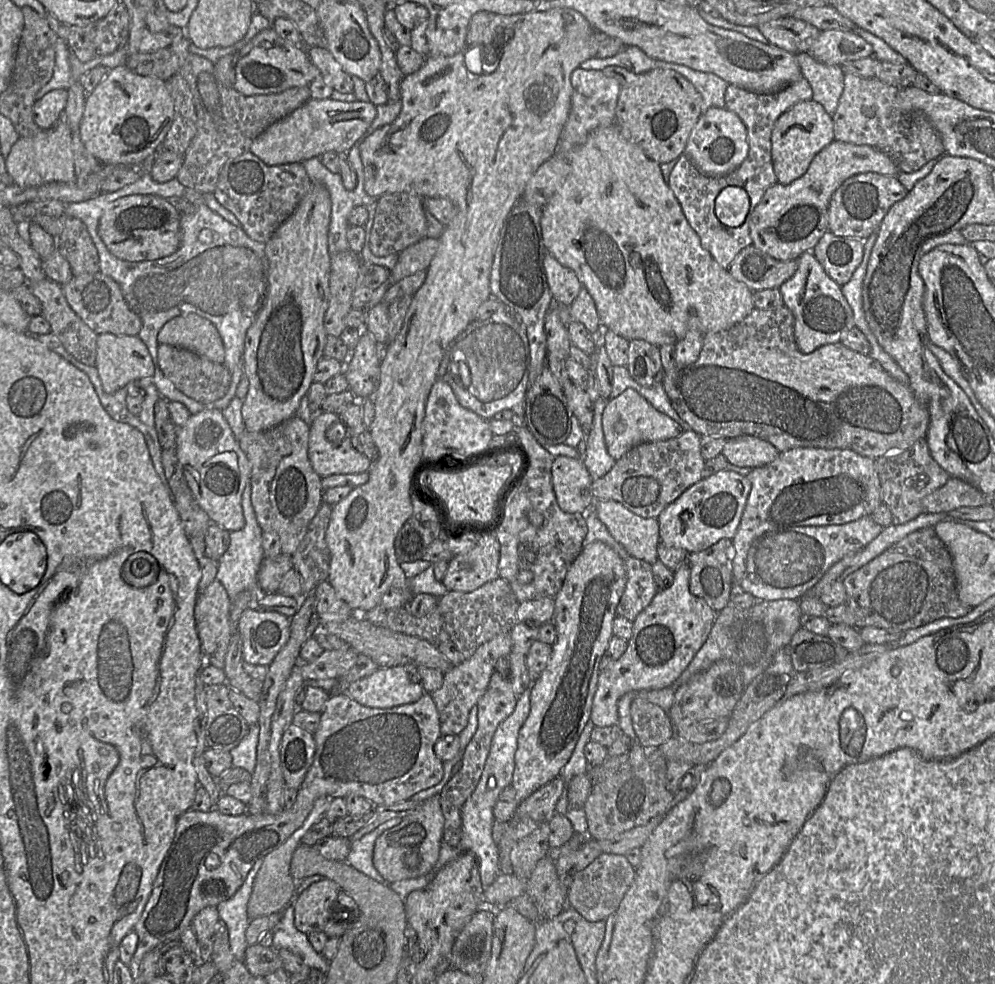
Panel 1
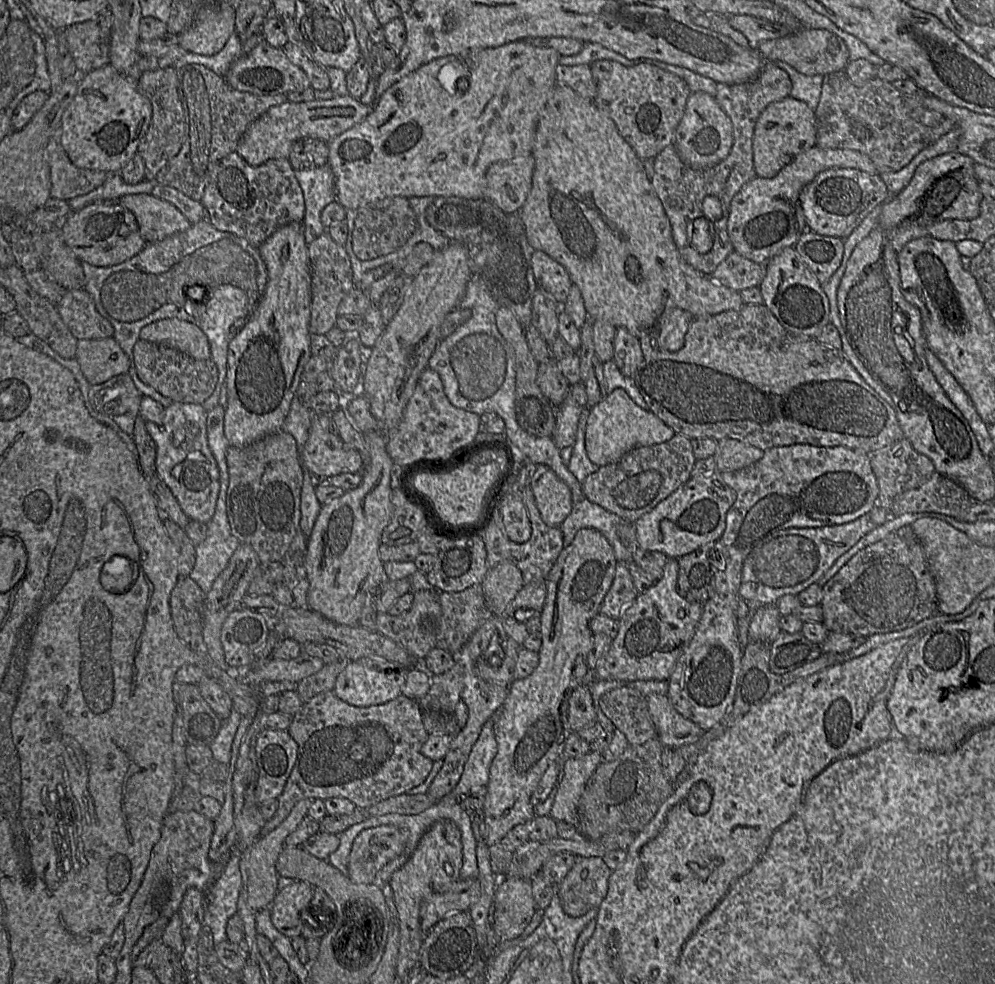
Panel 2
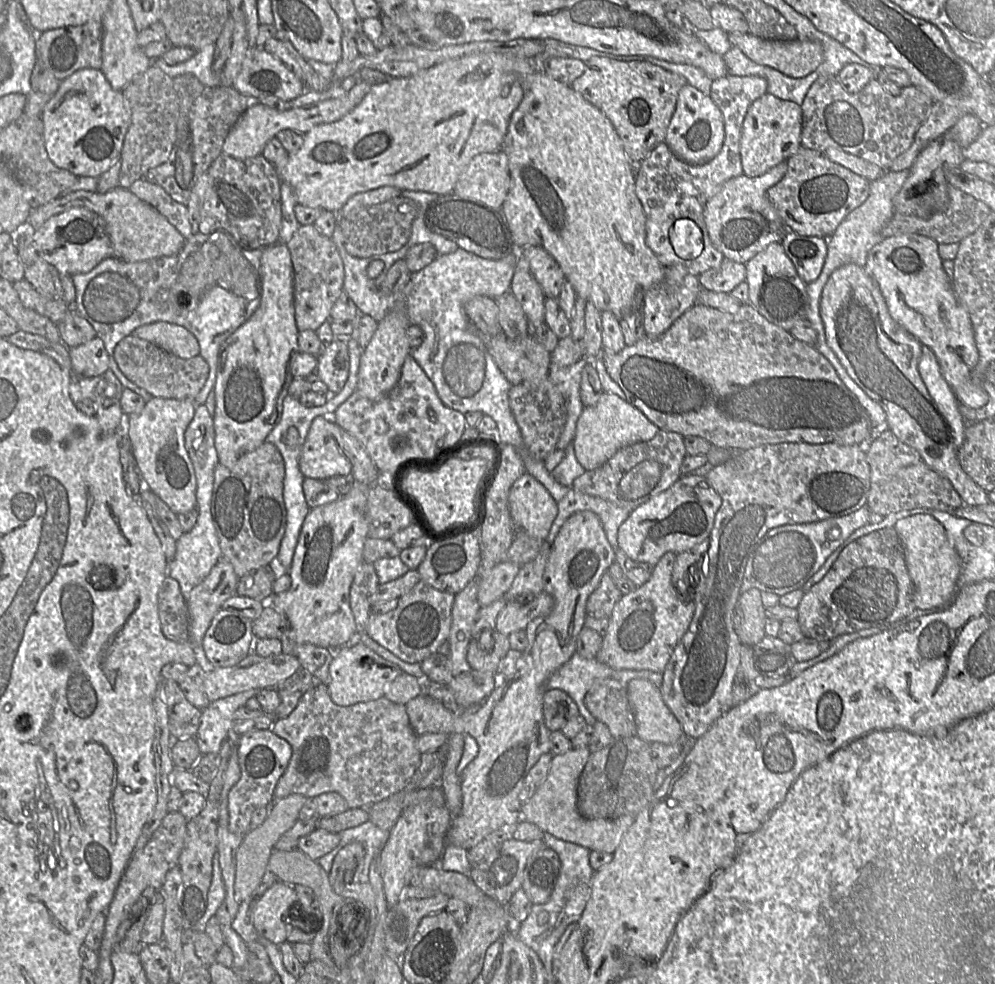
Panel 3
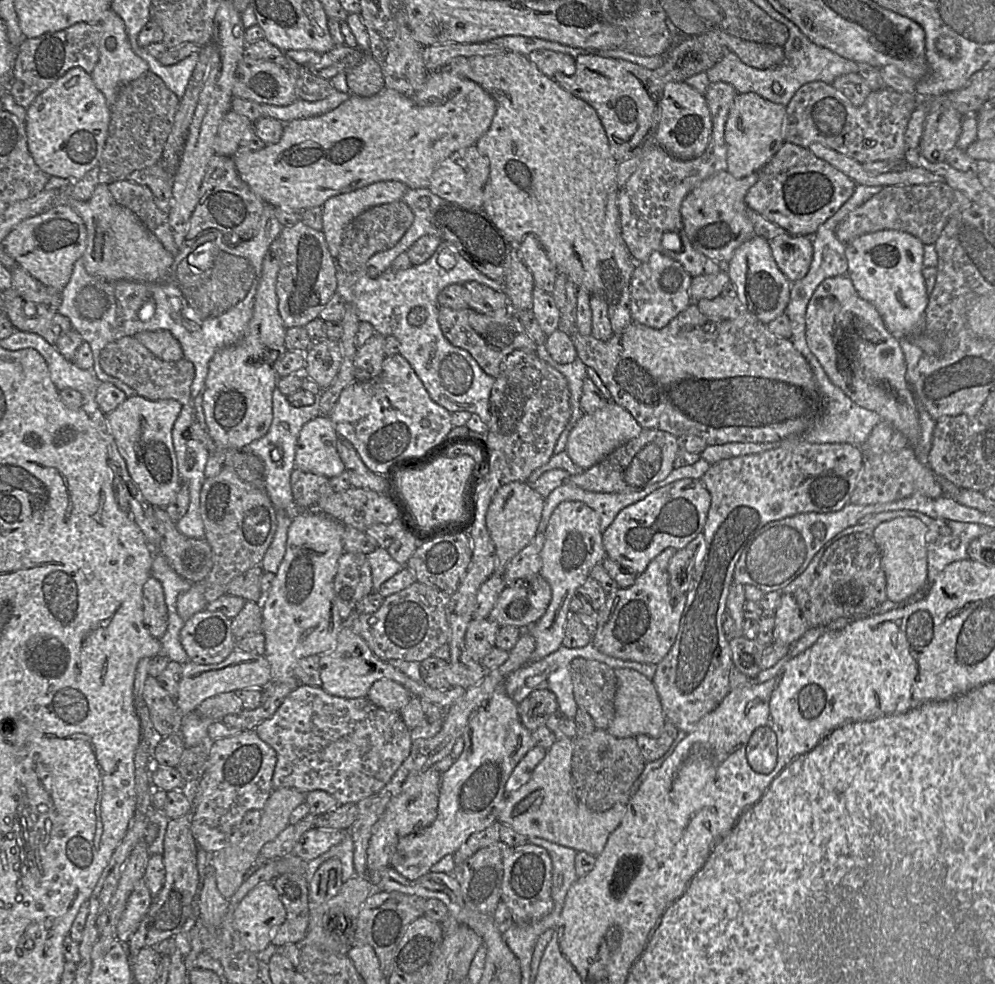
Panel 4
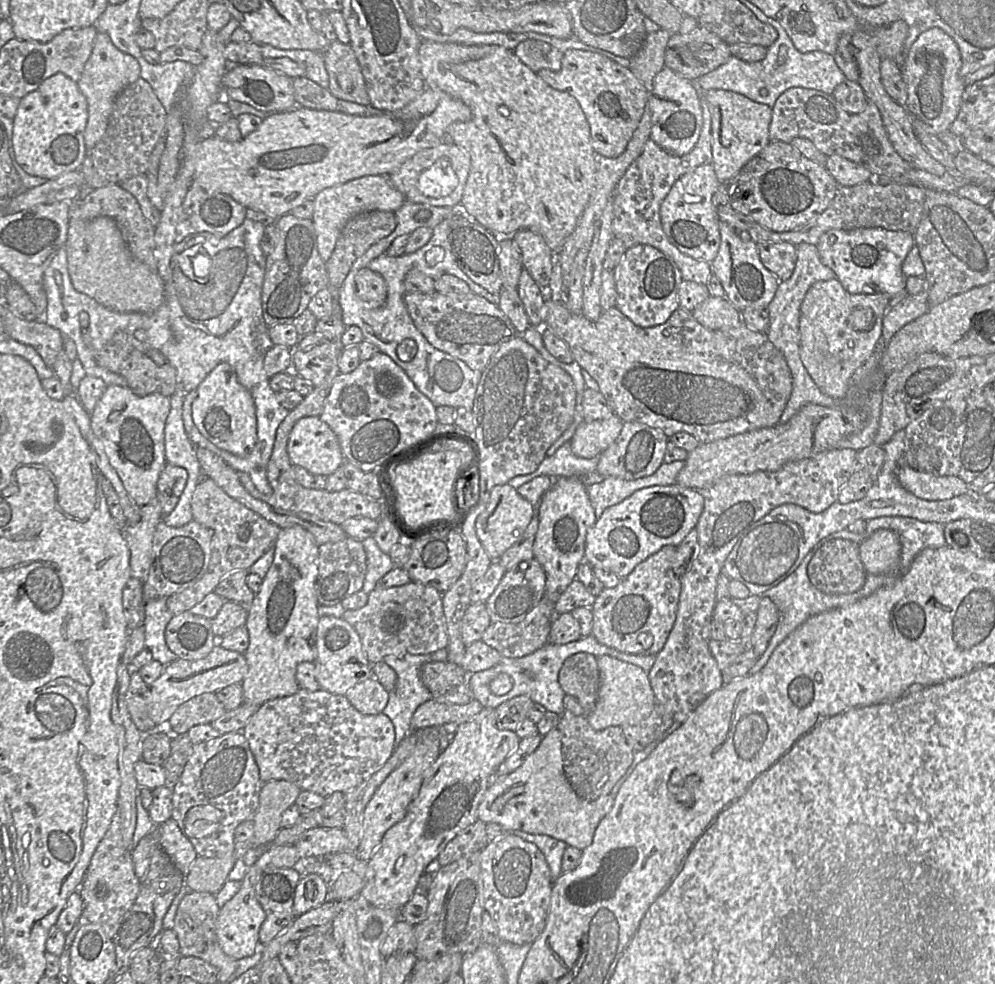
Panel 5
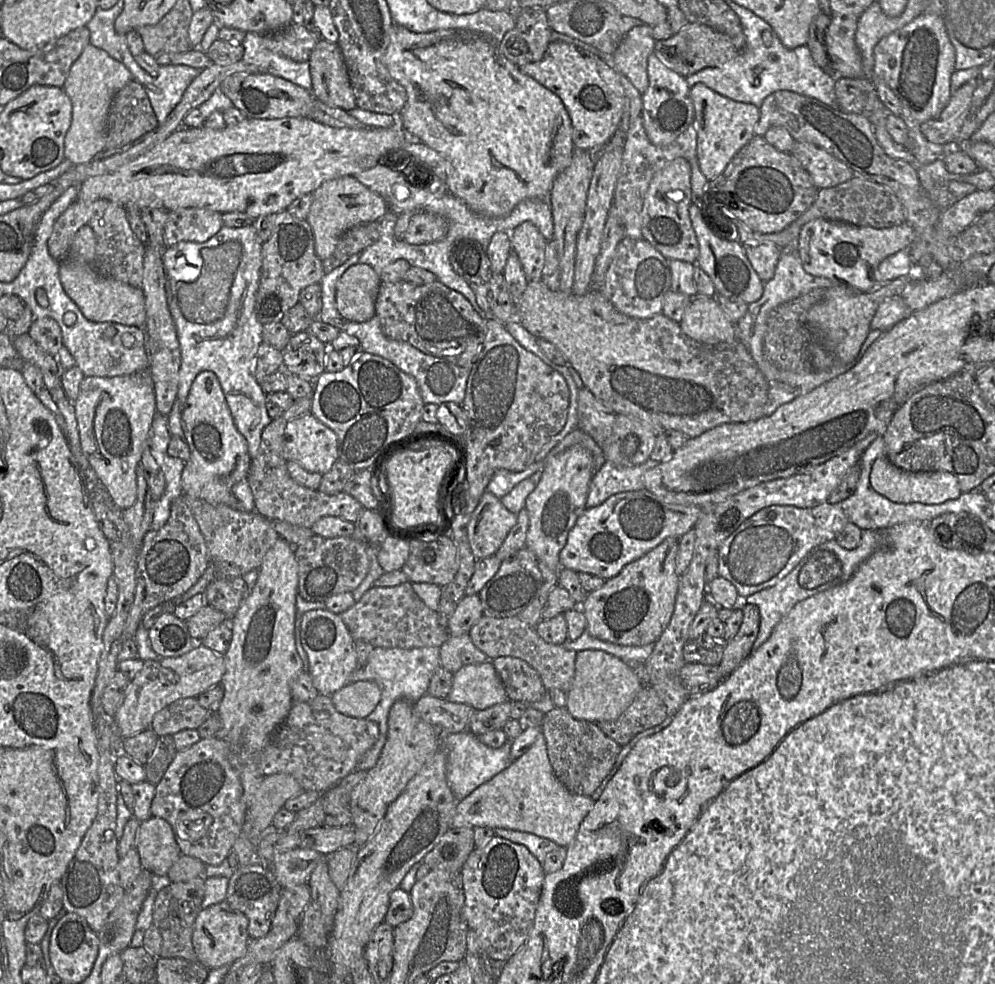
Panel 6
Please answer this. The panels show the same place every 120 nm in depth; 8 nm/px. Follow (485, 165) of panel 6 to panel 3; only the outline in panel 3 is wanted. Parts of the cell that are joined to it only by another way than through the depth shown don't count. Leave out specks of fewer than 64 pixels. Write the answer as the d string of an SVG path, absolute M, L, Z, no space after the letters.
M541 69L527 75L522 81L523 98L519 106L512 113L501 152L508 159L510 187L501 210L506 219L507 227L513 241L513 251L516 258L521 257L523 248L539 246L543 248L559 265L567 282L573 287L576 297L586 302L591 302L599 312L609 311L618 320L635 313L641 312L644 293L652 286L659 284L664 278L664 266L657 256L646 244L646 216L640 200L635 193L635 175L632 172L622 142L611 121L597 107L588 102L580 93L566 84L551 78Z

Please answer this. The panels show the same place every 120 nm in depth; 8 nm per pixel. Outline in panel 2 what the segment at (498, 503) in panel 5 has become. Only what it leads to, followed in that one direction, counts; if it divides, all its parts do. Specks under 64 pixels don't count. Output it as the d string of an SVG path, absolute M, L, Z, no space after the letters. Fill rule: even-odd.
M537 465L531 489L543 522L559 527L573 508L570 488L550 467ZM510 562L489 569L481 582L487 608L494 616L502 618L523 585L522 572Z

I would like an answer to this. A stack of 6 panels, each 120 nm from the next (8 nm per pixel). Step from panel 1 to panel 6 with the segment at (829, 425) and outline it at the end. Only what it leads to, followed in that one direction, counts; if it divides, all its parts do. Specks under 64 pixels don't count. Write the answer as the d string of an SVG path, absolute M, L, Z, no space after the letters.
M529 281L517 304L518 322L535 338L554 344L580 375L584 387L615 414L634 418L655 433L677 430L689 438L717 426L755 421L765 416L769 385L747 346L735 340L706 345L688 337L680 324L663 314L637 319L619 312L593 287L584 295L552 291L541 281Z

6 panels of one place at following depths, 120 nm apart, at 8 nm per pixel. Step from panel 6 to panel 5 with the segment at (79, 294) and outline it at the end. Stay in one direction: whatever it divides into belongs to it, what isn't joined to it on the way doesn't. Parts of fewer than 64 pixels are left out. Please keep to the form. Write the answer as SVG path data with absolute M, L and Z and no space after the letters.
M112 218L70 219L65 248L73 287L99 304L121 313L152 313L164 302L164 281L156 270L133 257Z

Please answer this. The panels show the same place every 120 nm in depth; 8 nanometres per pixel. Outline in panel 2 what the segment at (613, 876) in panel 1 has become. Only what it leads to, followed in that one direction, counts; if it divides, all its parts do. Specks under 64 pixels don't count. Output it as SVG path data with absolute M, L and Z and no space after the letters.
M602 857L578 860L559 883L558 896L564 911L579 917L597 909L607 894L612 872Z

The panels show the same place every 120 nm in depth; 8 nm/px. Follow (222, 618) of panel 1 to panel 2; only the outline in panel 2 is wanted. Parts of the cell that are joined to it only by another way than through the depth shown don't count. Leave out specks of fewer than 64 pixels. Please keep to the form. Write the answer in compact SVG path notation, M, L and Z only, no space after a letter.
M179 576L170 595L170 610L178 637L196 654L207 655L203 639L206 593L189 576Z

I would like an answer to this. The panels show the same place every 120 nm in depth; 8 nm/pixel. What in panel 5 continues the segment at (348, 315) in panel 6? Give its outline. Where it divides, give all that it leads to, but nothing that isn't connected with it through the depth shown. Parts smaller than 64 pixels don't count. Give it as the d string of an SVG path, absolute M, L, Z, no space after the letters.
M368 267L358 271L355 289L358 299L369 309L382 306L388 296L387 284L383 277Z

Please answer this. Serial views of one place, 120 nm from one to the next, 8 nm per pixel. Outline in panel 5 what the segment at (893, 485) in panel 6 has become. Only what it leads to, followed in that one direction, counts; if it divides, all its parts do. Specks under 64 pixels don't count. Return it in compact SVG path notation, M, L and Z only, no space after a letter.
M902 464L896 470L901 486L924 500L946 500L969 492L967 484L957 476L935 476Z

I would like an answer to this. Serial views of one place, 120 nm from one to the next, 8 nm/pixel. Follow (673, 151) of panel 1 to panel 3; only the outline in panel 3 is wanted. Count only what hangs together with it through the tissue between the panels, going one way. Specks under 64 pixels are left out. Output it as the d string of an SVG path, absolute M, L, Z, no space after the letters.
M593 56L584 63L585 71L573 81L571 88L597 107L611 121L630 162L644 160L658 144L664 142L668 125L675 111L679 90L687 84L686 79L645 61L625 62Z

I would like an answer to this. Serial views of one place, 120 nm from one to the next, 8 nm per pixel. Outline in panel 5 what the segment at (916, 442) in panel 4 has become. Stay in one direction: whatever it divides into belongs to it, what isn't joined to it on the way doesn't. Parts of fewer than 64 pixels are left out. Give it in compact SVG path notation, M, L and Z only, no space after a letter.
M837 278L809 288L800 306L800 359L821 392L835 399L852 393L852 377L881 338L883 317L890 305L887 294L851 294Z

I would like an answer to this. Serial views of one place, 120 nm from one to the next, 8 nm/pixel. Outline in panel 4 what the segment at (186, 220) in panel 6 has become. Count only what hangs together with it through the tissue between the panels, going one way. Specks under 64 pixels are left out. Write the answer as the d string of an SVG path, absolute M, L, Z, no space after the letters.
M216 154L208 163L199 201L191 215L185 238L191 240L205 230L217 230L225 234L232 244L250 240L258 229L266 205L240 178L233 157Z

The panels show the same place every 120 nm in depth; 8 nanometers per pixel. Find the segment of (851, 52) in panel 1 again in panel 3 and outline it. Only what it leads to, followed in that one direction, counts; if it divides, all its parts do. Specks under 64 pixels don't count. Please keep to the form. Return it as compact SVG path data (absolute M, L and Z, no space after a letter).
M728 33L732 47L739 48L753 62L771 67L792 77L801 78L817 69L823 59L823 48L813 40L774 40L764 39L749 33Z

